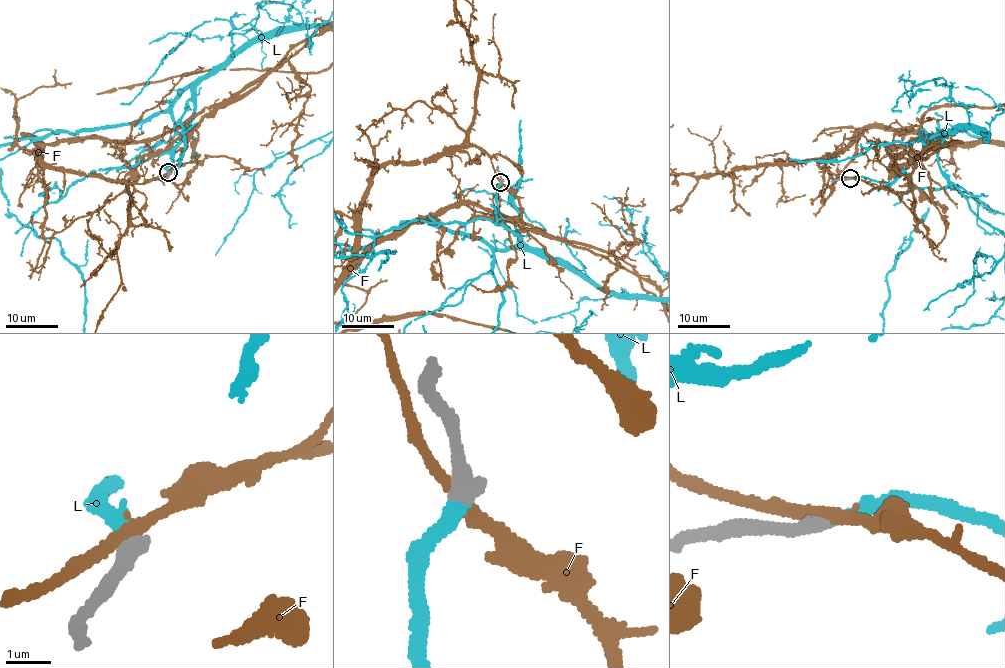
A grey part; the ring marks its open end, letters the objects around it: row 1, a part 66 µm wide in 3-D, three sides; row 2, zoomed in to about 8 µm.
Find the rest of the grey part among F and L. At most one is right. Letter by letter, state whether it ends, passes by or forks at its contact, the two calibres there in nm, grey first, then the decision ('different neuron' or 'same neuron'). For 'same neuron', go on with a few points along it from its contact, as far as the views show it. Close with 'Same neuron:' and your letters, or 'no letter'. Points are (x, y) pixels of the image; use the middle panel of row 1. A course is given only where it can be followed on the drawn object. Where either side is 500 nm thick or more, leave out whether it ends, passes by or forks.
F: it passes by | 380/260 nm | different neuron
L: it ends | 360/320 nm | same neuron
Same neuron: L

